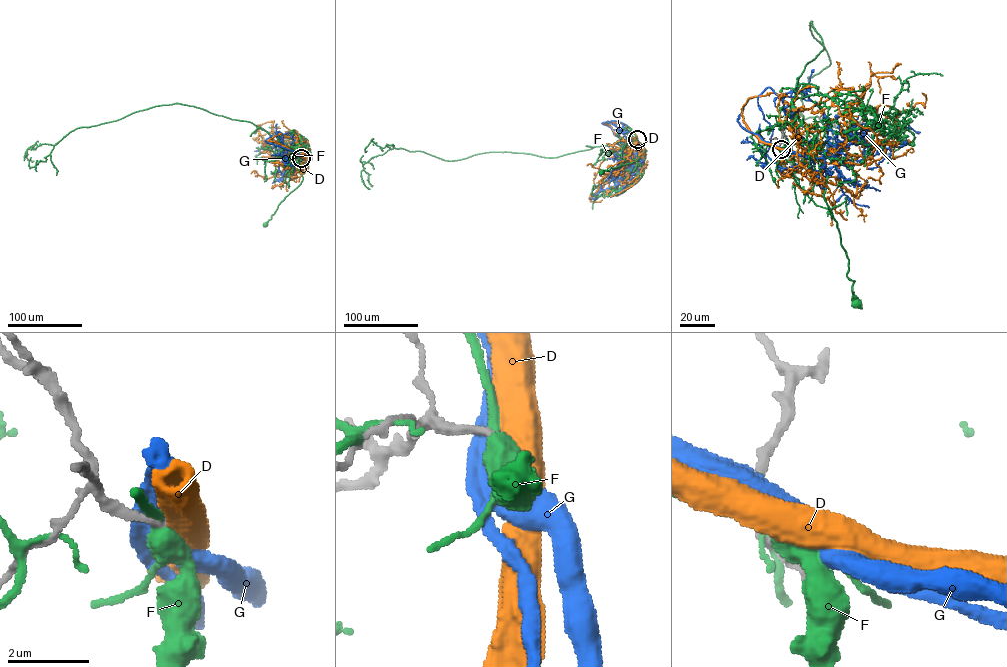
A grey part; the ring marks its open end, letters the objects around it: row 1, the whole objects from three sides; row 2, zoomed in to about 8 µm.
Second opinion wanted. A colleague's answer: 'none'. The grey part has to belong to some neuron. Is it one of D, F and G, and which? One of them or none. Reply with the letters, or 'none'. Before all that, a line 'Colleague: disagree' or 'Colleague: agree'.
Colleague: disagree
D

